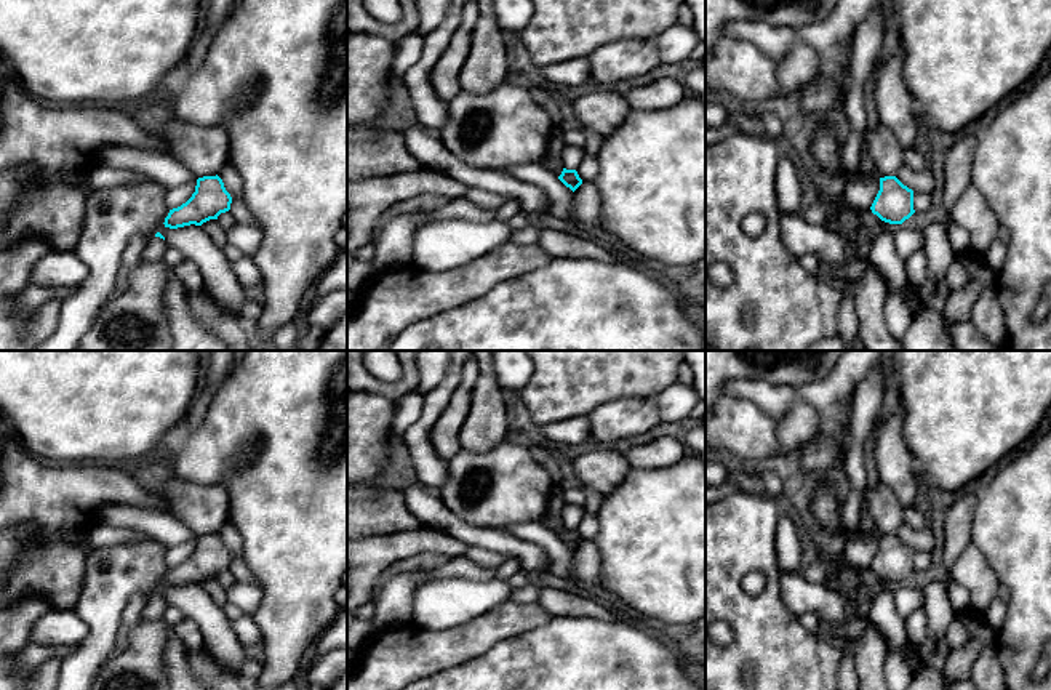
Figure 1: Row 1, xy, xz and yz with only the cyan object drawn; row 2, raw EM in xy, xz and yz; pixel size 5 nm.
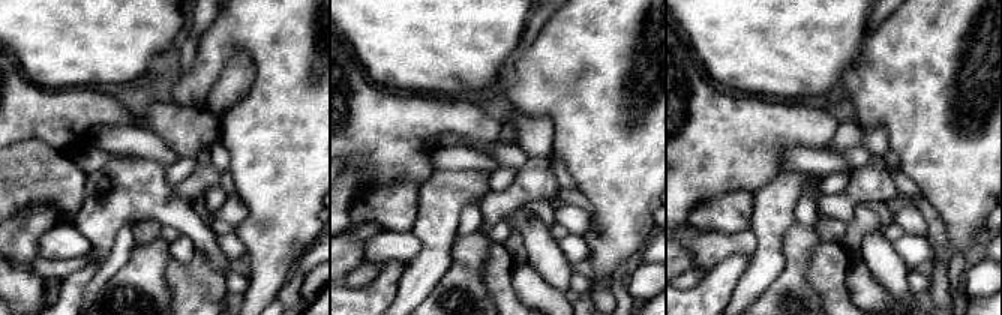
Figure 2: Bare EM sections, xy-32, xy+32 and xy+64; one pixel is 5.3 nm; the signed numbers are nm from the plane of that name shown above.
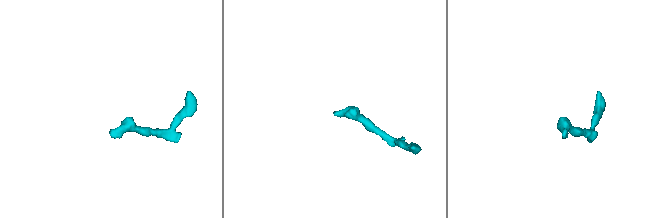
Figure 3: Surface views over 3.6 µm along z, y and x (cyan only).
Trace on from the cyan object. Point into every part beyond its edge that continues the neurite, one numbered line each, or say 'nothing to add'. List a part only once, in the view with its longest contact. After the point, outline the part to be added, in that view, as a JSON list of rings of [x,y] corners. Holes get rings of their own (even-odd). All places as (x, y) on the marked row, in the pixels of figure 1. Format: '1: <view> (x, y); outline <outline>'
1: xy (155, 247); outline [[[150,237],[141,259],[146,263],[160,263],[163,259],[163,255],[166,251],[168,245],[160,237]]]

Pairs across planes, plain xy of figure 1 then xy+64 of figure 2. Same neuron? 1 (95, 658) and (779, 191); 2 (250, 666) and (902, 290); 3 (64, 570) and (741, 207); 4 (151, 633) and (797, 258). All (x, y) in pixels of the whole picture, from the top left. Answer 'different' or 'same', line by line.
1: same
2: different
3: same
4: same

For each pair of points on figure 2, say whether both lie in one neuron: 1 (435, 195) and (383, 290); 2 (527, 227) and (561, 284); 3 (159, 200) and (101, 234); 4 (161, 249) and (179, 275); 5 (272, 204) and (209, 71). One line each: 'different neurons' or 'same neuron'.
1: different neurons
2: same neuron
3: same neuron
4: different neurons
5: same neuron

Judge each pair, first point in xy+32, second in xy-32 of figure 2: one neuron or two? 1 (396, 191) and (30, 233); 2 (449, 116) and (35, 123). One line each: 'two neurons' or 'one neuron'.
1: two neurons
2: one neuron

